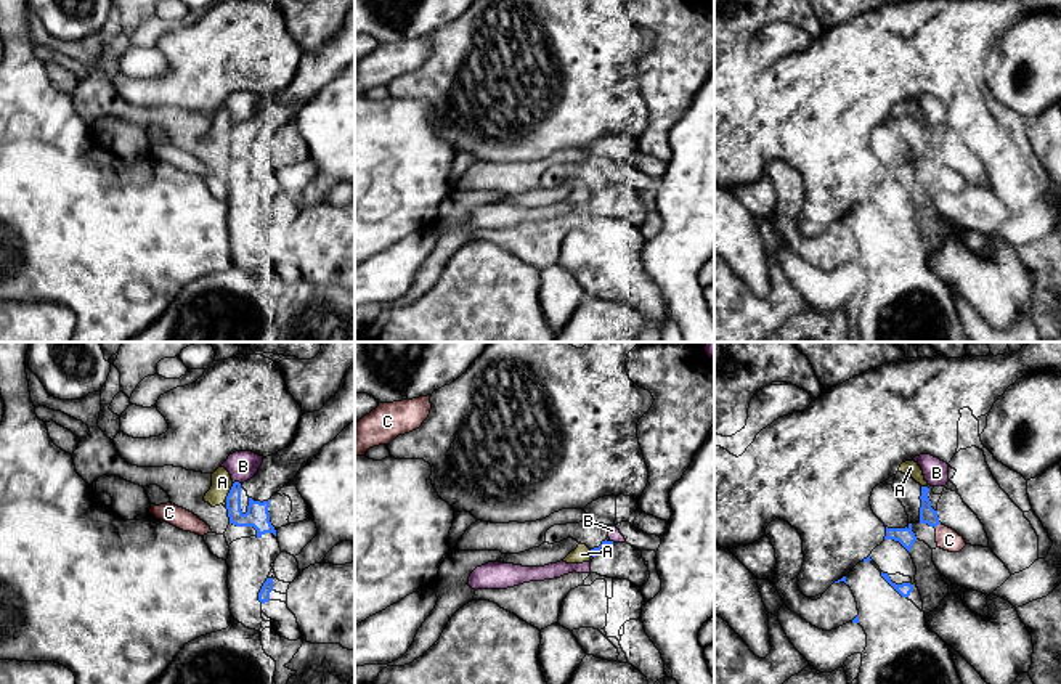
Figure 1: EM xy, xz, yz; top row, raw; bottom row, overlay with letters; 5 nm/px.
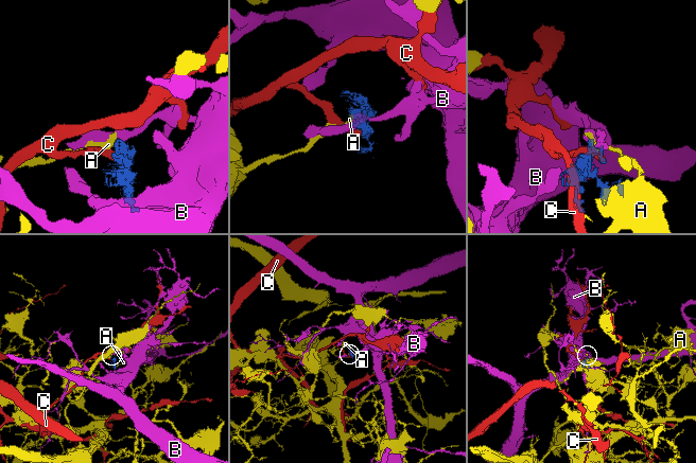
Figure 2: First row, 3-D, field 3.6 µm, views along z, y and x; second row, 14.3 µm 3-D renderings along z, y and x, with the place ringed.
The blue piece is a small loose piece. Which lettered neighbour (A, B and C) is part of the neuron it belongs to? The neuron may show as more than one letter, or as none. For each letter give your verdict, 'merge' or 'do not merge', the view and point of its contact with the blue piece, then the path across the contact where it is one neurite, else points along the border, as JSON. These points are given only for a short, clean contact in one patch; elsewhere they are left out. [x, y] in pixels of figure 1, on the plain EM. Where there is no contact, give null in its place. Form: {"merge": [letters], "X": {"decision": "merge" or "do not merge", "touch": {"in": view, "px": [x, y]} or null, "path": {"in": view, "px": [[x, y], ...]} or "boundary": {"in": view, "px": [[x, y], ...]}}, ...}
{"merge": [], "A": {"decision": "do not merge", "touch": {"in": "xy", "px": [230, 132]}, "boundary": {"in": "xy", "px": [[233, 124], [225, 138]]}}, "B": {"decision": "do not merge", "touch": {"in": "xy", "px": [236, 122]}, "boundary": {"in": "xy", "px": [[239, 122], [233, 124]]}}, "C": {"decision": "do not merge", "touch": {"in": "yz", "px": [936, 166]}}}

